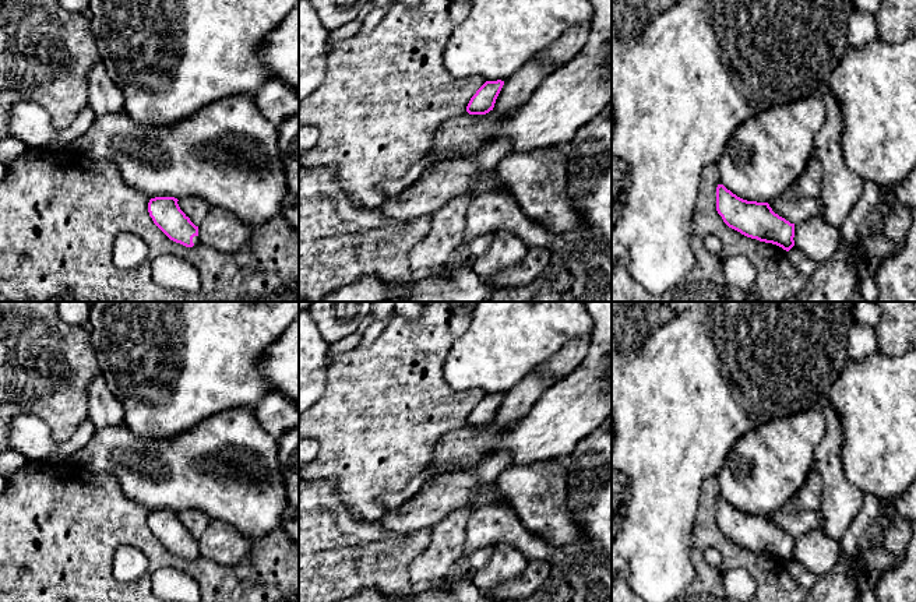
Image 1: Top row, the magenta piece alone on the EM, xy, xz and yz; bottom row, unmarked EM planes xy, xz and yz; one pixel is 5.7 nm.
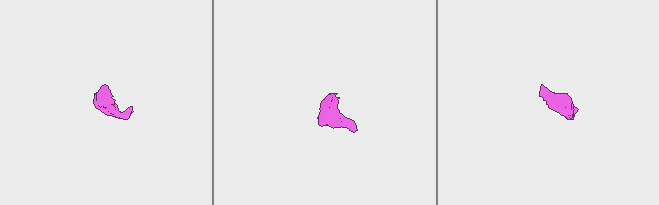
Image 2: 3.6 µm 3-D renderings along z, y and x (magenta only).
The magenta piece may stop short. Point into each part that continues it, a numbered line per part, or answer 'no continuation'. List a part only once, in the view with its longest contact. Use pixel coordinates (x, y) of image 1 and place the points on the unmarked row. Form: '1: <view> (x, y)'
1: yz (767, 467)

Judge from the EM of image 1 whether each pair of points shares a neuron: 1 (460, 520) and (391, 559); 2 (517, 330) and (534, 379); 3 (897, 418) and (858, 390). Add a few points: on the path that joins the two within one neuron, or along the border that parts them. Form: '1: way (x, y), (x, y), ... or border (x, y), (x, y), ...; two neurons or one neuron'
1: border (433, 530), (430, 544), (411, 563); two neurons
2: border (538, 368), (506, 391); two neurons
3: way (887, 408), (876, 397), (867, 394); one neuron

